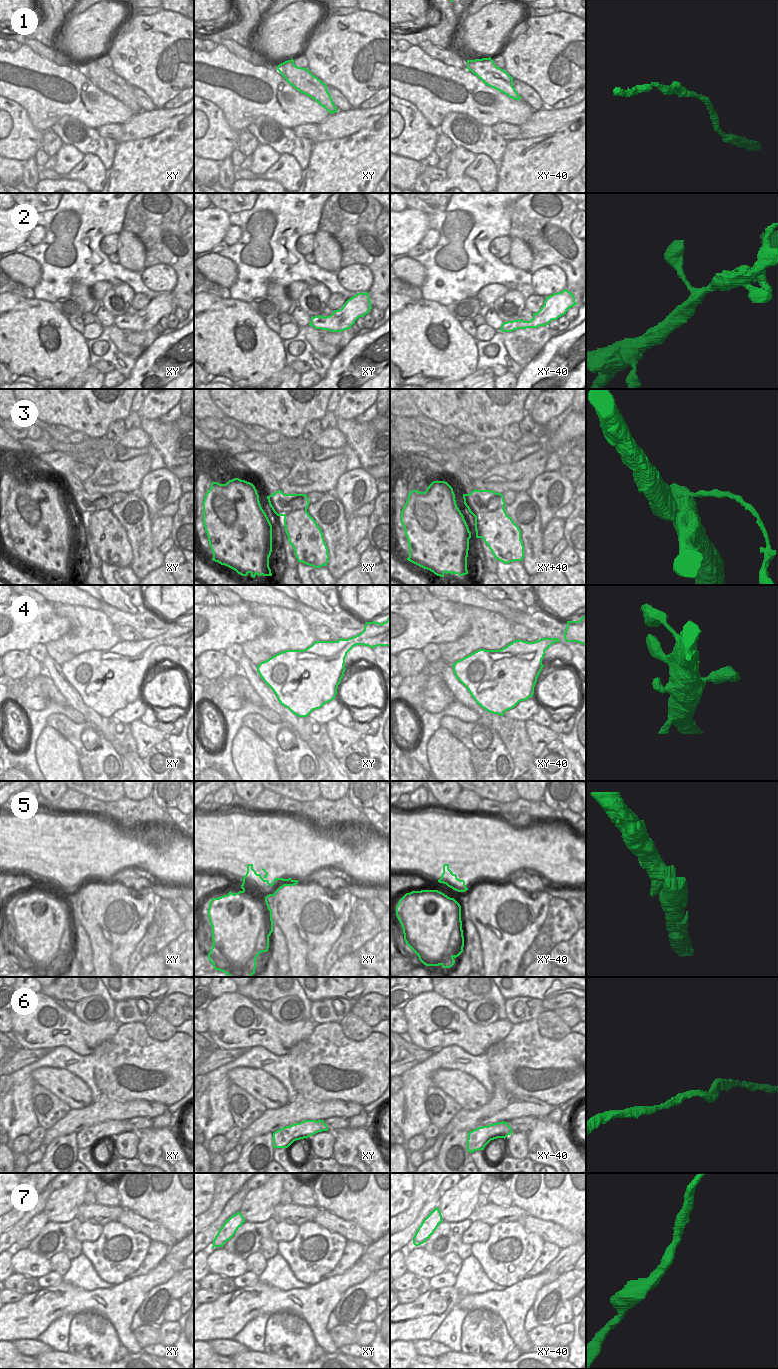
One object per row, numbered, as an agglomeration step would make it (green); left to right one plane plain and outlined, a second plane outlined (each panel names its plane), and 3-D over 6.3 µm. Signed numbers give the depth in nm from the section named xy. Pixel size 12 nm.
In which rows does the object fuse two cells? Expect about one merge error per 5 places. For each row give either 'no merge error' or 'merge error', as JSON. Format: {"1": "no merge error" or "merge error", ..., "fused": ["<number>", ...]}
{"1": "no merge error", "2": "no merge error", "3": "merge error", "4": "no merge error", "5": "no merge error", "6": "no merge error", "7": "no merge error", "fused": ["3"]}

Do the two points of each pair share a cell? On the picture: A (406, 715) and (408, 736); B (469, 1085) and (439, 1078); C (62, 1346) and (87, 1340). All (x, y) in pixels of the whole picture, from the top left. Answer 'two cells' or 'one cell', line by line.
A: one cell
B: one cell
C: two cells

